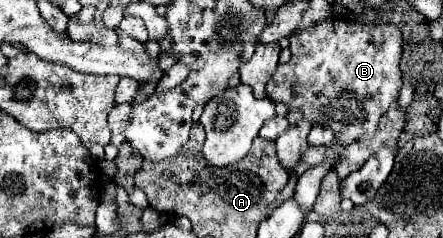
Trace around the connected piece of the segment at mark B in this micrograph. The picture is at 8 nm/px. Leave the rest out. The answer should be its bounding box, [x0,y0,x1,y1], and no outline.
[267,17,401,139]

